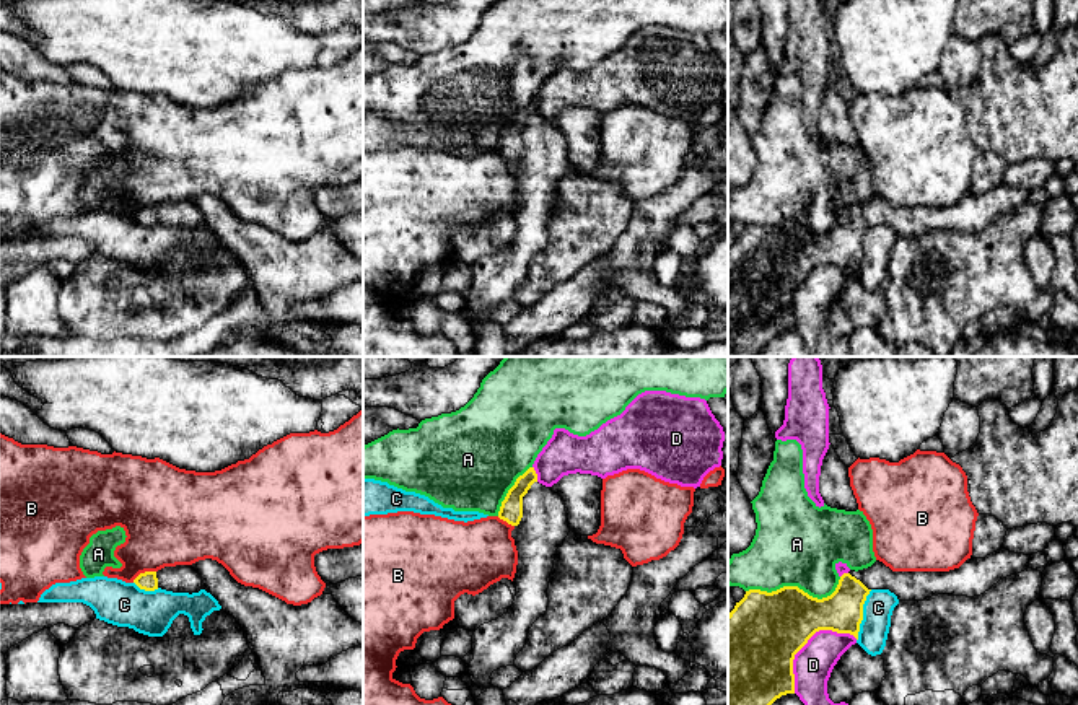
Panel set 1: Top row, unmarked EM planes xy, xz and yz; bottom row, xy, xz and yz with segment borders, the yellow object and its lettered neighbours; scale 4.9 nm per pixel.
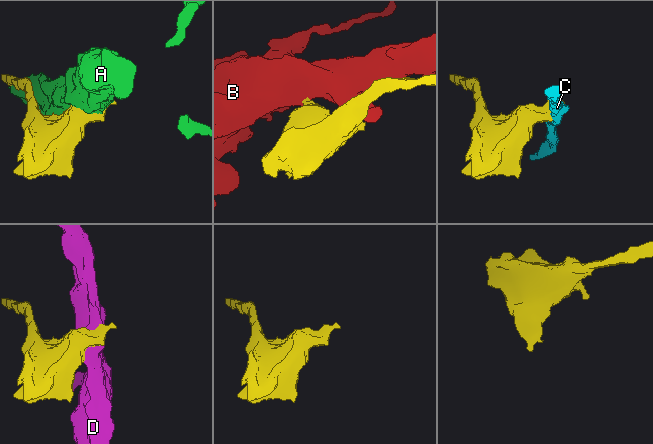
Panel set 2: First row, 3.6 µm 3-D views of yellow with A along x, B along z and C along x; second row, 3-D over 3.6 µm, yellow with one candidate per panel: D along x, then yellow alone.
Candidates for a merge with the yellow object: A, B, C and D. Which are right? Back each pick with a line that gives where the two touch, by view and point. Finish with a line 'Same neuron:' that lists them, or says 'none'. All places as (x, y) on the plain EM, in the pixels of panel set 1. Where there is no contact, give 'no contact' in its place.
Same neuron: none

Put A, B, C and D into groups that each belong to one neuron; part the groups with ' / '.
A / B / C / D

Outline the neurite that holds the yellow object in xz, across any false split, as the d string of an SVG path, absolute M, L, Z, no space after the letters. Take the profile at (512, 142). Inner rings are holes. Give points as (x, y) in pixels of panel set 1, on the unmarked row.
M534 103L519 111L508 125L498 153L515 163L516 231L506 249L480 261L472 270L474 295L466 300L466 308L477 322L485 324L493 322L493 306L515 301L529 264L546 249L555 189L570 168L562 132L537 117Z

